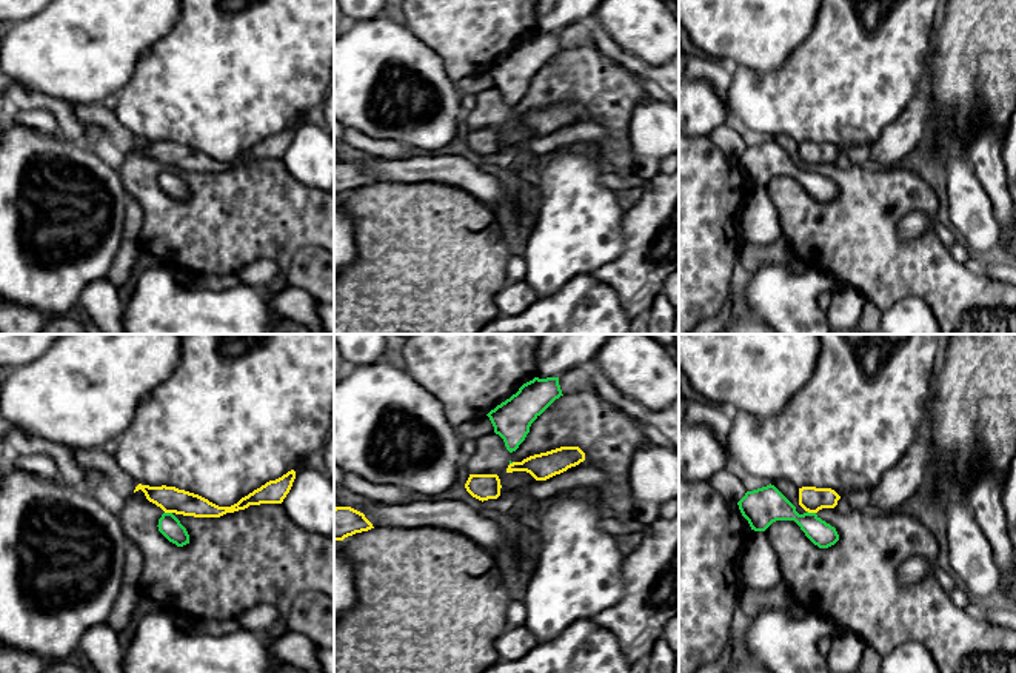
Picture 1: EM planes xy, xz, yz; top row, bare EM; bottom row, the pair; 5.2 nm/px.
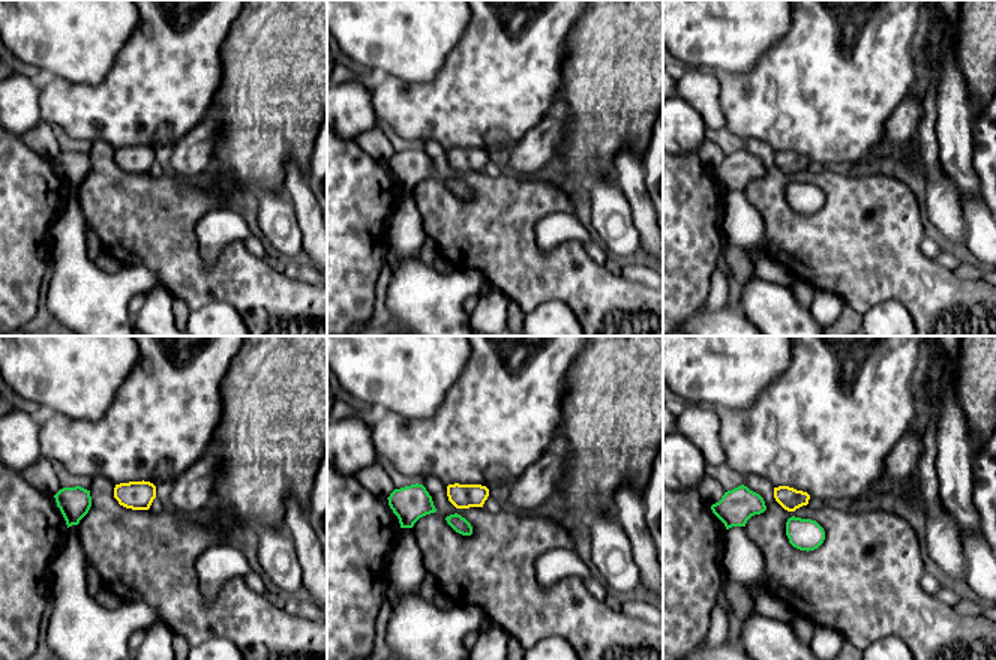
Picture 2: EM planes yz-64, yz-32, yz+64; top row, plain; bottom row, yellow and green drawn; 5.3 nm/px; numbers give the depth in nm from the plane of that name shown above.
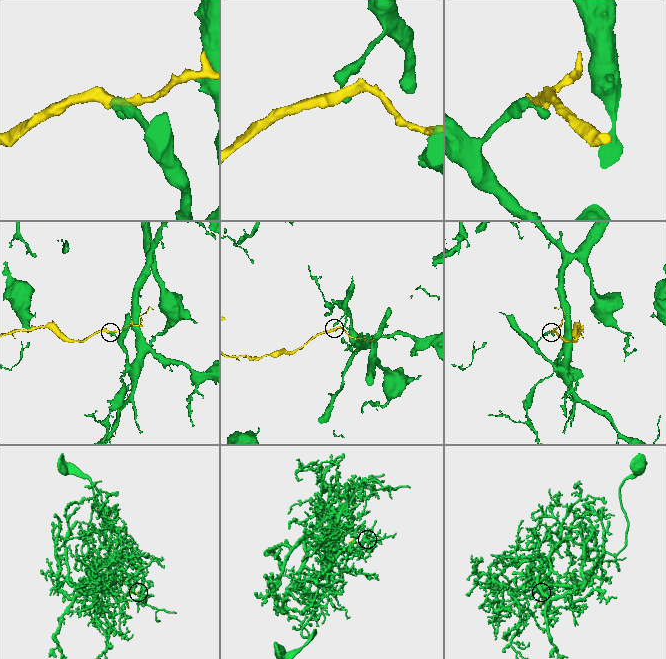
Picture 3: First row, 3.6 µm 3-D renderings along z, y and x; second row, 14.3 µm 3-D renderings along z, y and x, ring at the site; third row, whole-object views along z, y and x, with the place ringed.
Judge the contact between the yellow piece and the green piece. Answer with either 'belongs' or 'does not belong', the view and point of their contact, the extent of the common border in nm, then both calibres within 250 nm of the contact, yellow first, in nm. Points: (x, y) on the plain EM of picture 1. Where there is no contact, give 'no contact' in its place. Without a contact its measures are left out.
does not belong | yz (812, 167) | 50 nm | 140/190 nm

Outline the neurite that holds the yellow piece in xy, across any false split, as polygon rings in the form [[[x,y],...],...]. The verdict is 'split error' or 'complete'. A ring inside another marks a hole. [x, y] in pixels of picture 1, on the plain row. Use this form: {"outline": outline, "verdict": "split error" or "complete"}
{"outline": [[[291,125],[282,132],[266,137],[231,162],[219,162],[199,149],[166,140],[149,142],[139,139],[134,148],[142,145],[146,154],[160,162],[165,168],[194,172],[220,172],[226,168],[245,165],[249,160],[282,159],[289,148],[294,134],[296,126]]], "verdict": "complete"}

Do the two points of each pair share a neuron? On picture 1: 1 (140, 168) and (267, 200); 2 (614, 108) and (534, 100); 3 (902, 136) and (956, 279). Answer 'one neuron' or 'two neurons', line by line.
1: one neuron
2: one neuron
3: two neurons

